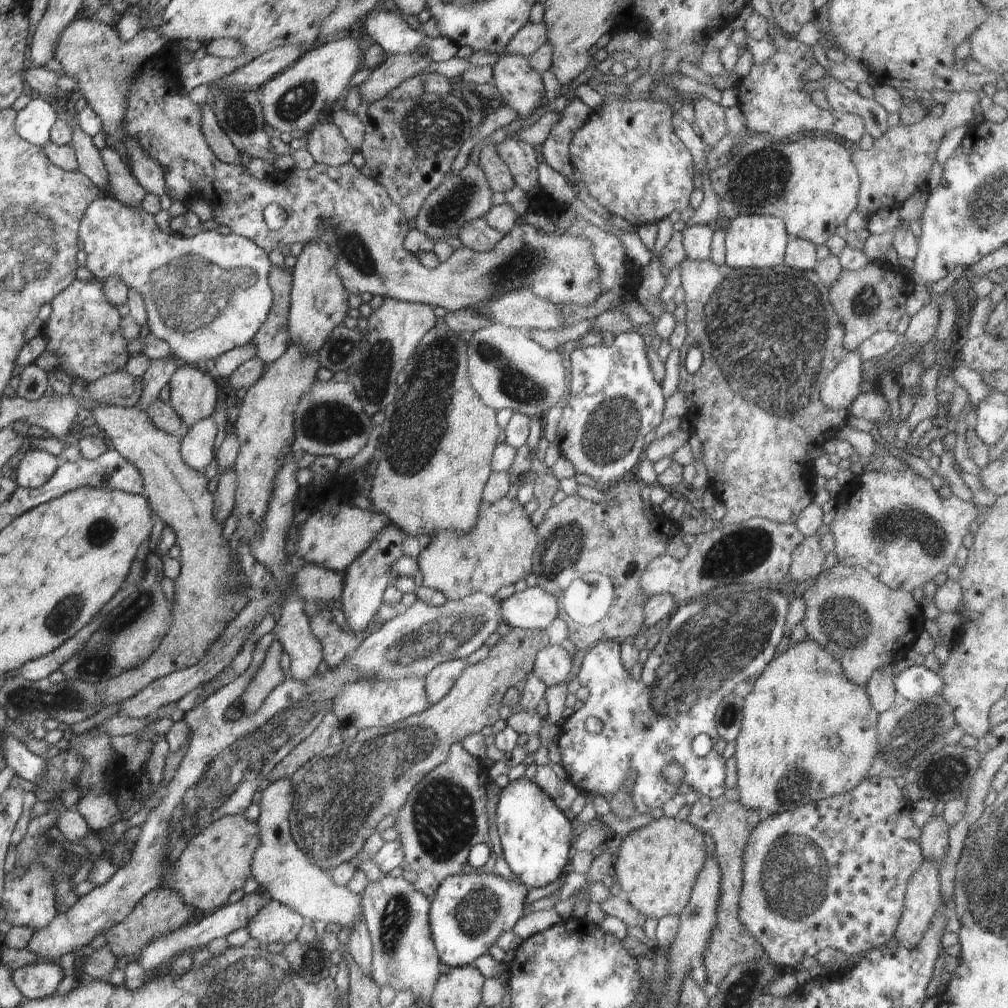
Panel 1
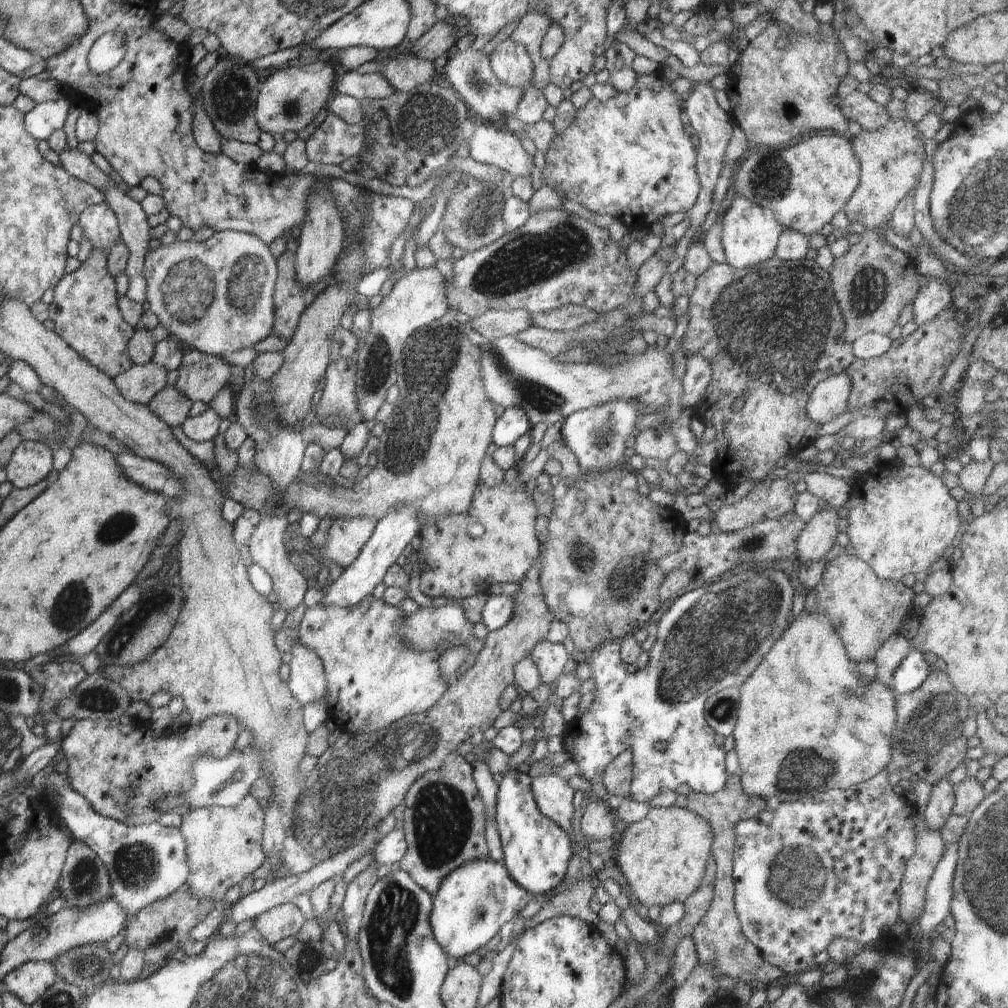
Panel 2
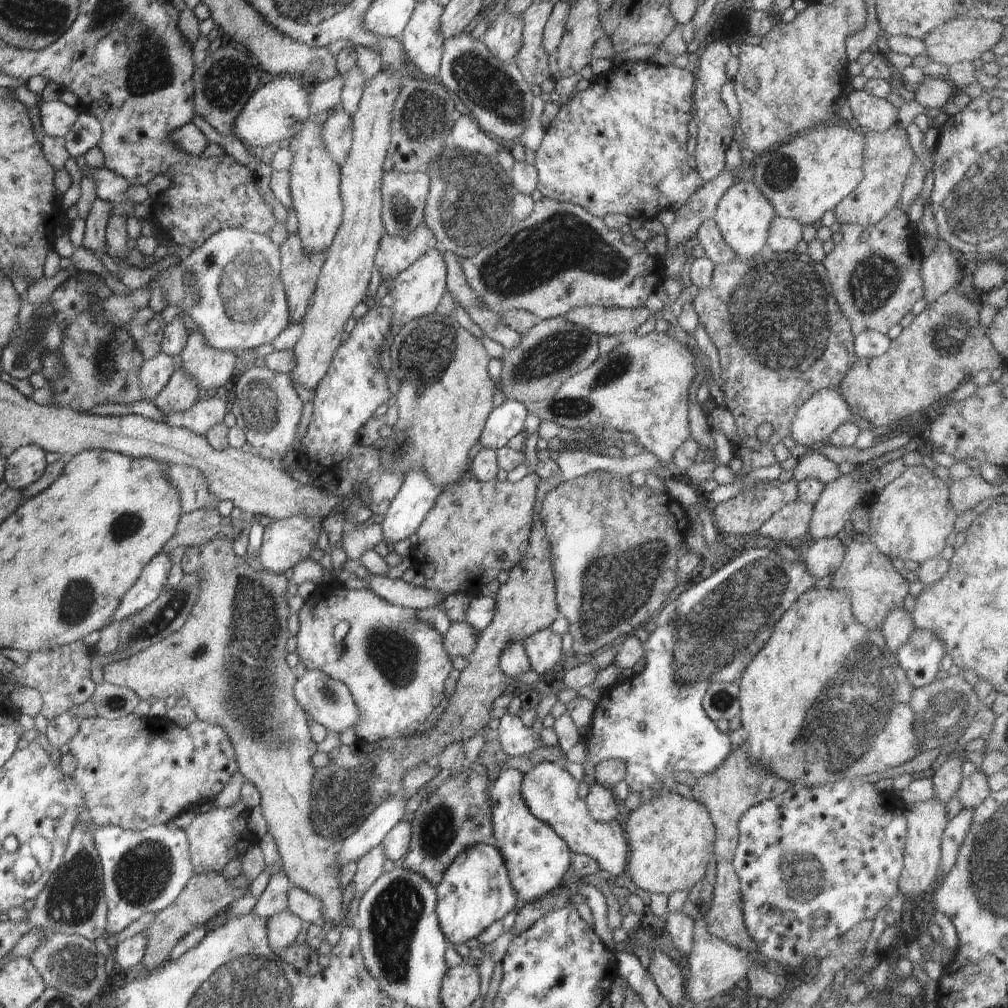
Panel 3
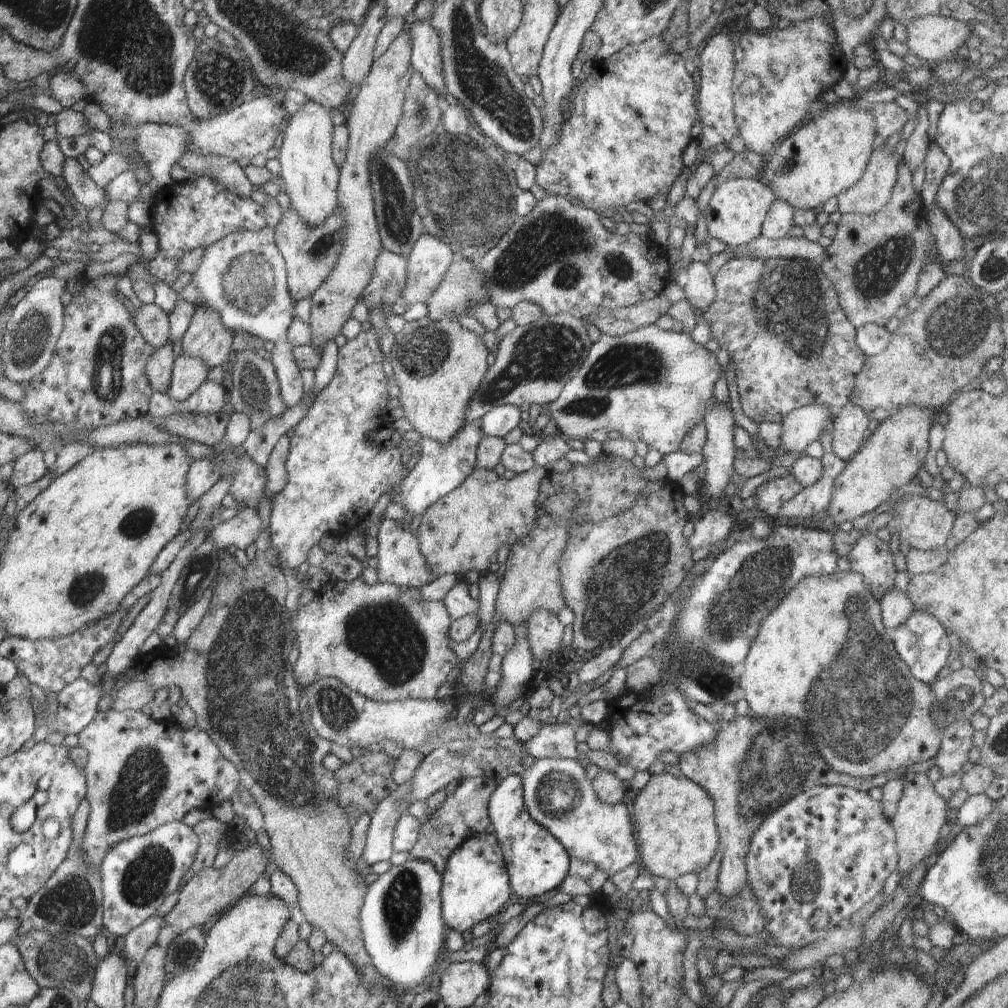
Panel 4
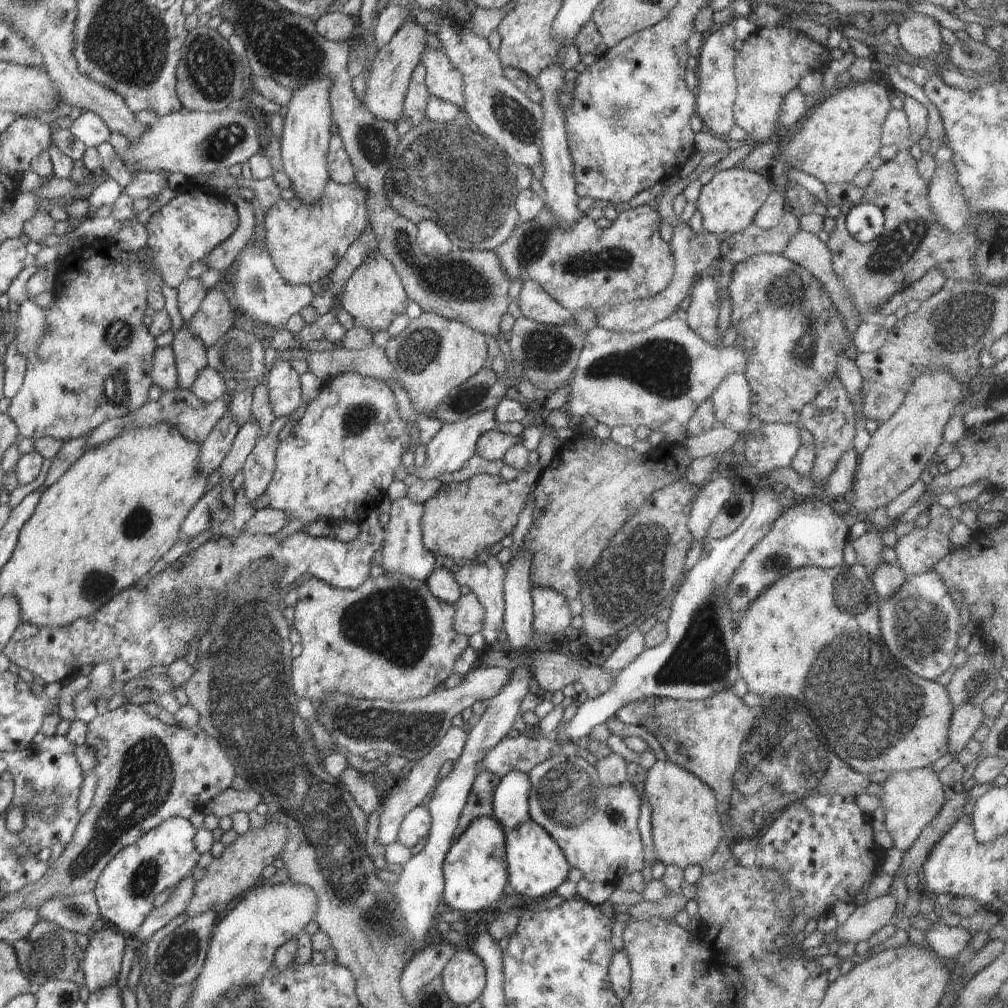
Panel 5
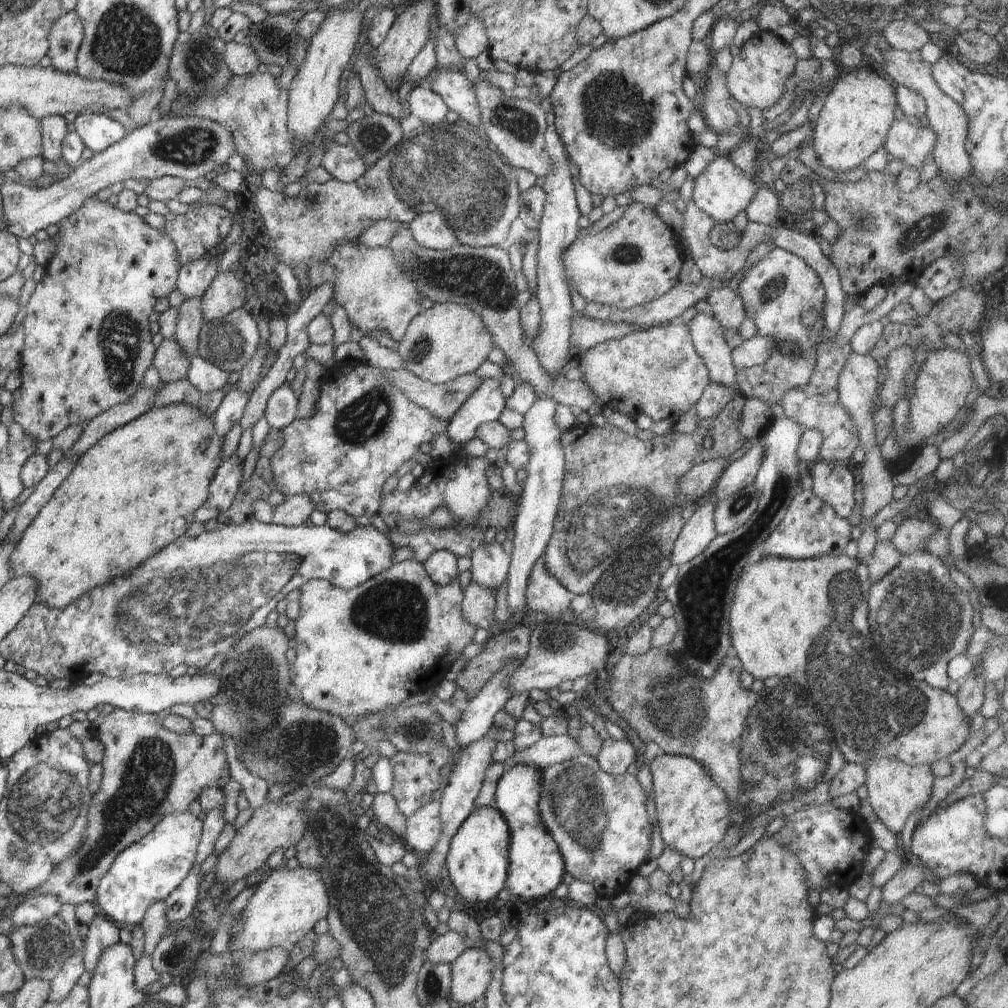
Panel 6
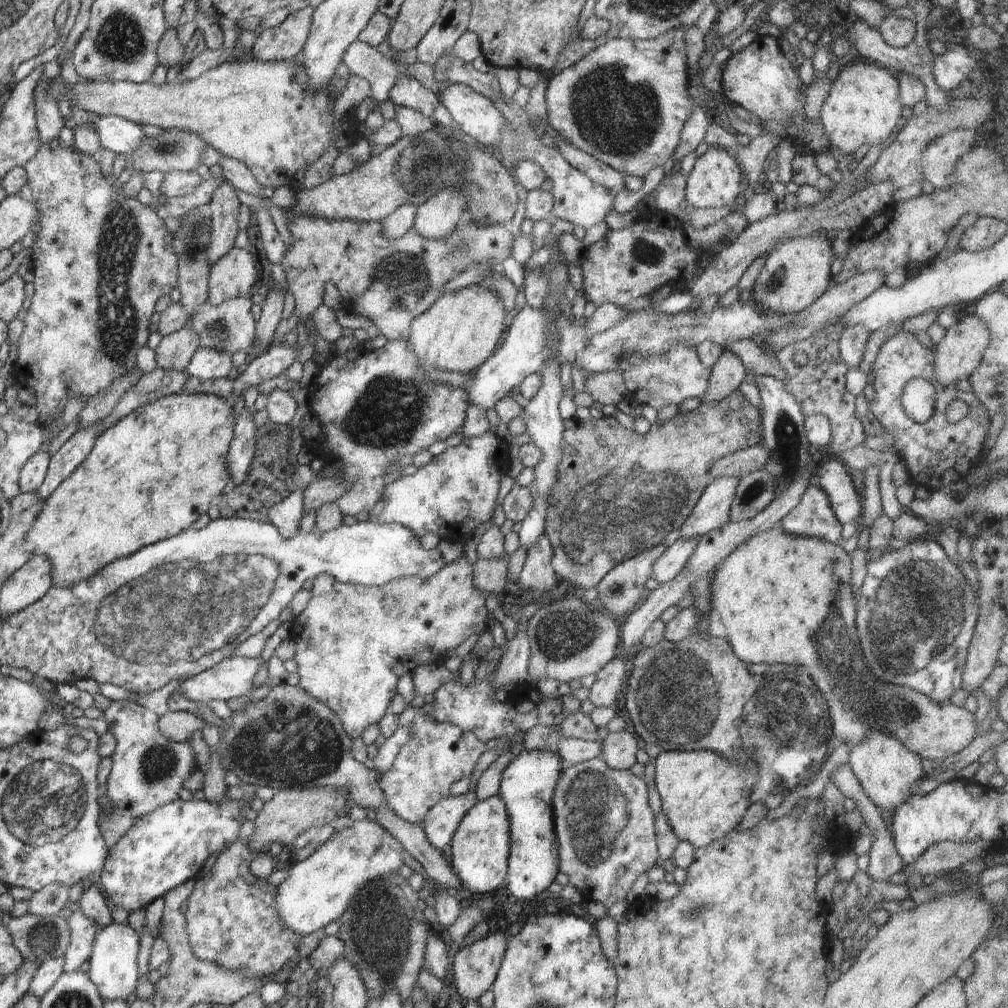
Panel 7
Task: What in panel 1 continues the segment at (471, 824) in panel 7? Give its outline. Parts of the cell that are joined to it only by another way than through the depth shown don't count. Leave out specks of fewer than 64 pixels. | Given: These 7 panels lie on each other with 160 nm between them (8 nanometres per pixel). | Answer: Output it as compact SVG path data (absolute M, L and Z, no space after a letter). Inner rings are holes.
M460 874L446 878L438 886L431 901L429 924L437 951L438 960L451 967L464 967L487 954L498 938L514 928L514 924L524 917L524 904L530 888L510 882L496 874Z

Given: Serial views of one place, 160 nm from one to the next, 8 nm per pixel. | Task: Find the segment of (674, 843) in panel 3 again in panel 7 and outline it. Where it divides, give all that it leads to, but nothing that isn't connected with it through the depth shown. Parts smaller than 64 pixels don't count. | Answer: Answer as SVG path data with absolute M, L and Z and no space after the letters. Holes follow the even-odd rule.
M662 751L654 762L656 790L660 794L661 811L667 816L674 834L680 841L702 848L738 828L744 813L750 806L749 799L753 786L759 781L759 766L754 759L743 764L731 763L720 753L705 751Z

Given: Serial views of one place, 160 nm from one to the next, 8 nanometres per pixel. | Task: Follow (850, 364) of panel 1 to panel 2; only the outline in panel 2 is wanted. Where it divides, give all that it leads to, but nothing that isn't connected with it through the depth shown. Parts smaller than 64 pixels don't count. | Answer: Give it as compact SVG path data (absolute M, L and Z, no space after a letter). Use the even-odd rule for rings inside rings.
M845 371L821 381L808 400L808 418L821 426L847 412L848 400L852 392L852 380Z

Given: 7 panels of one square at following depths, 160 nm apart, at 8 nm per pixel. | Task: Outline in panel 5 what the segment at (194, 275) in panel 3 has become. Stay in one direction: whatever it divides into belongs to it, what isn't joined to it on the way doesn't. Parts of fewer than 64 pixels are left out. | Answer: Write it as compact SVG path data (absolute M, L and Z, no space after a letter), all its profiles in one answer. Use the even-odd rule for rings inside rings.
M253 237L223 273L223 279L228 280L234 287L231 296L226 294L226 300L232 306L234 314L247 314L254 322L270 326L275 332L286 328L292 315L301 313L306 306L312 306L315 296L311 286L290 286L274 266L267 244L258 244ZM276 360L268 378L270 410L278 418L290 418L302 401L300 376L290 362Z

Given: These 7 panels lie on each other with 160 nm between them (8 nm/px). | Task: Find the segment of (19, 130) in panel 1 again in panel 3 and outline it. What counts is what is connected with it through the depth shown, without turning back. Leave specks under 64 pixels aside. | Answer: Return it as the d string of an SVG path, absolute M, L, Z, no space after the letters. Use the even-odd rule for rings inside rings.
M43 102L38 106L42 130L46 136L62 138L72 130L80 109L71 108L64 102Z

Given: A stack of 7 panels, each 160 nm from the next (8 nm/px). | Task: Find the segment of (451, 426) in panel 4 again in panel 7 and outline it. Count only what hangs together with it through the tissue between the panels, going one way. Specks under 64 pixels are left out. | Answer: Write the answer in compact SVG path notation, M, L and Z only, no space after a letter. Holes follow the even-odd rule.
M468 285L437 298L437 301L420 316L411 322L411 335L408 341L414 354L422 363L441 371L470 373L474 368L484 364L498 348L504 331L508 326L509 315L503 307L503 302L493 290L484 285Z

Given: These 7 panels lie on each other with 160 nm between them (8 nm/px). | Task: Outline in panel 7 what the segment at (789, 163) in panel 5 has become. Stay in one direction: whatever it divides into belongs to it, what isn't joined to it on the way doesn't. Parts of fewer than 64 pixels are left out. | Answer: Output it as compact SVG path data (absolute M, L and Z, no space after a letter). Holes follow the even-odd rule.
M843 63L837 79L833 82L821 108L819 119L831 145L841 153L854 154L860 146L876 145L888 138L896 130L896 122L902 116L903 104L900 98L899 82L890 70L878 64Z

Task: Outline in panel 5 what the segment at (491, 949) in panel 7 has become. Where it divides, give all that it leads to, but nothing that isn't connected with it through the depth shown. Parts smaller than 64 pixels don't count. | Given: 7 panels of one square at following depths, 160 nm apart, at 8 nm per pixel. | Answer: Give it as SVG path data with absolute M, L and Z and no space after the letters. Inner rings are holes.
M467 947L456 950L441 977L448 1000L467 1007L481 999L487 978L483 961Z

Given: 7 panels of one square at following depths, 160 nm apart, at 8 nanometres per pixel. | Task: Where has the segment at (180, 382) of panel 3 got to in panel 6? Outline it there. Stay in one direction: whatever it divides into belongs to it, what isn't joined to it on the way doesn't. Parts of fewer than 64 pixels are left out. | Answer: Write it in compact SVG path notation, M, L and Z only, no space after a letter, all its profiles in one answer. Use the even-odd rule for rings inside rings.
M201 297L184 299L178 310L177 327L174 339L189 356L189 360L196 355L198 335L202 323L205 321L201 309Z

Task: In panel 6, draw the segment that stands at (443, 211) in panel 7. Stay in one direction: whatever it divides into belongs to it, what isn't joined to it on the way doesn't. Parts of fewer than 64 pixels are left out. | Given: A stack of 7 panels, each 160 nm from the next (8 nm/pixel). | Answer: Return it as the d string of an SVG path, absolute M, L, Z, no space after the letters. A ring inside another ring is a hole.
M436 210L418 213L408 224L414 240L425 249L445 251L458 244L457 236Z

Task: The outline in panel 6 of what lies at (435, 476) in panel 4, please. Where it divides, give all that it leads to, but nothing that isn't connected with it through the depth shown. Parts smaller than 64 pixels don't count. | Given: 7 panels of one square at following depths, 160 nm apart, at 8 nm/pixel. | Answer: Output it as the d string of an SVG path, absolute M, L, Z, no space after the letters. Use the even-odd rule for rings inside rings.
M480 378L481 383L469 400L449 420L448 436L457 446L475 438L476 429L484 423L497 421L507 407L498 378Z

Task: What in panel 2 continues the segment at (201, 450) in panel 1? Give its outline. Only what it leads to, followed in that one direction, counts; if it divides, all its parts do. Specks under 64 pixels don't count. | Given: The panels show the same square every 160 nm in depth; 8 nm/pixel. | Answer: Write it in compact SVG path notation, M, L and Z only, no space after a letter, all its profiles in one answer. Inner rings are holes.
M199 407L181 427L187 438L195 442L206 442L218 435L220 422L221 418L211 407Z

